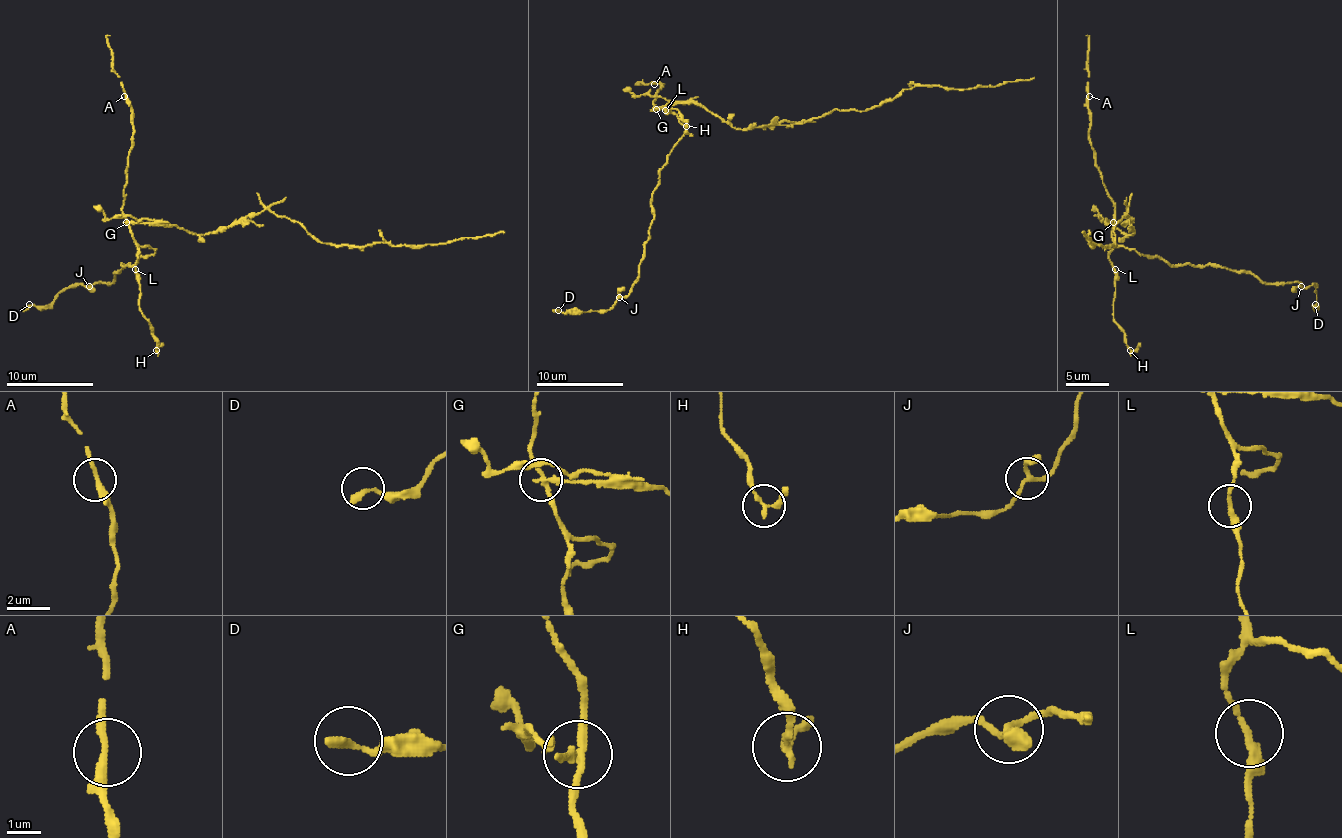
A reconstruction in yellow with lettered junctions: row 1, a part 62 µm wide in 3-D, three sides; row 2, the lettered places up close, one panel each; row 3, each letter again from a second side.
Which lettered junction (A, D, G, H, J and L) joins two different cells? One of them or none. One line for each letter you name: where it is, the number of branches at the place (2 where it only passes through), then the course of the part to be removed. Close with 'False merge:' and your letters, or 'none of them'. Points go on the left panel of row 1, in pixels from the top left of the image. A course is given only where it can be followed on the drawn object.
G: place (126, 222); branches 3; course (127, 222), (203, 235), (244, 224), (270, 209), (320, 241), (337, 246), (446, 243), (505, 232)
False merge: G

